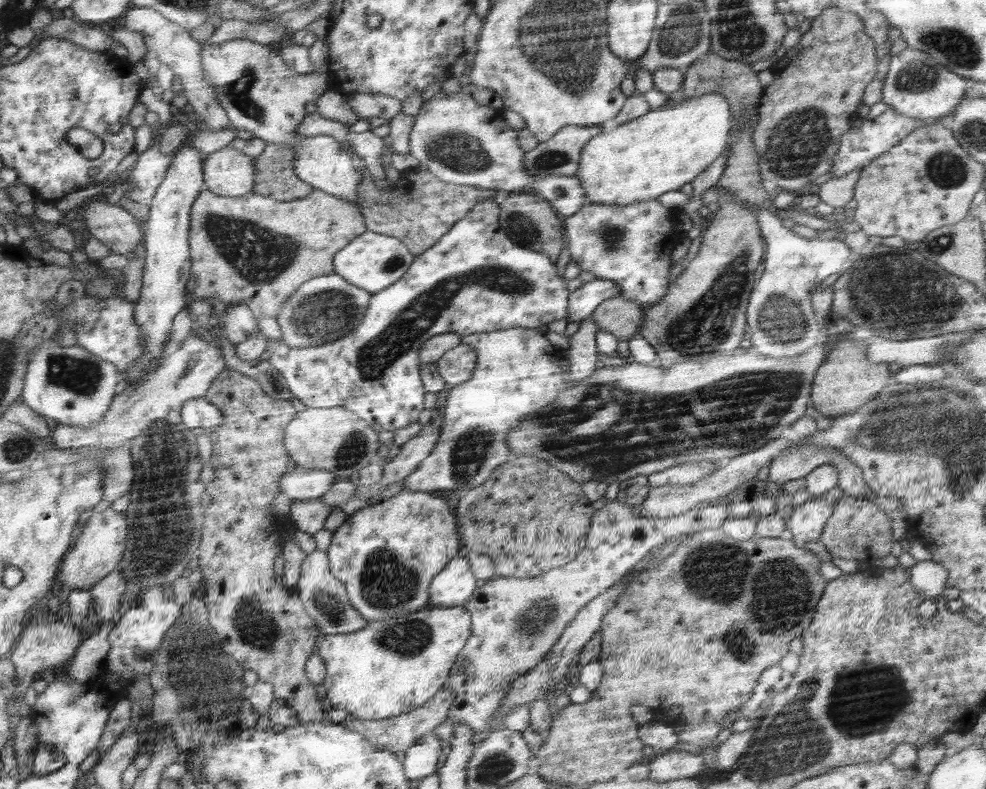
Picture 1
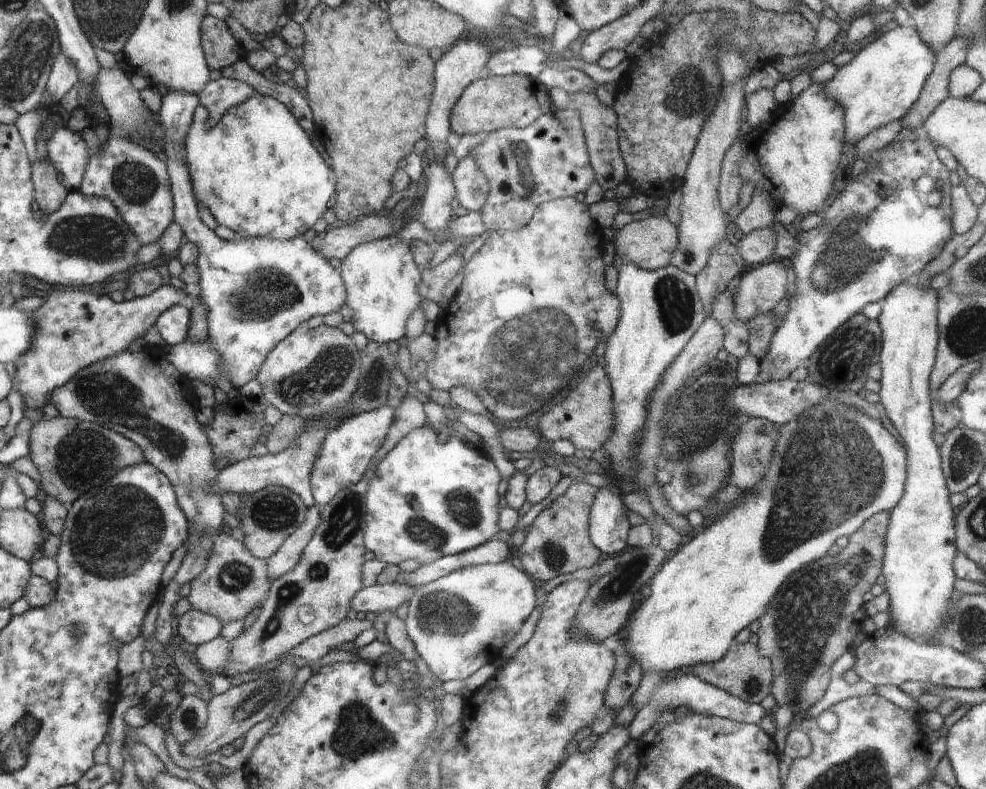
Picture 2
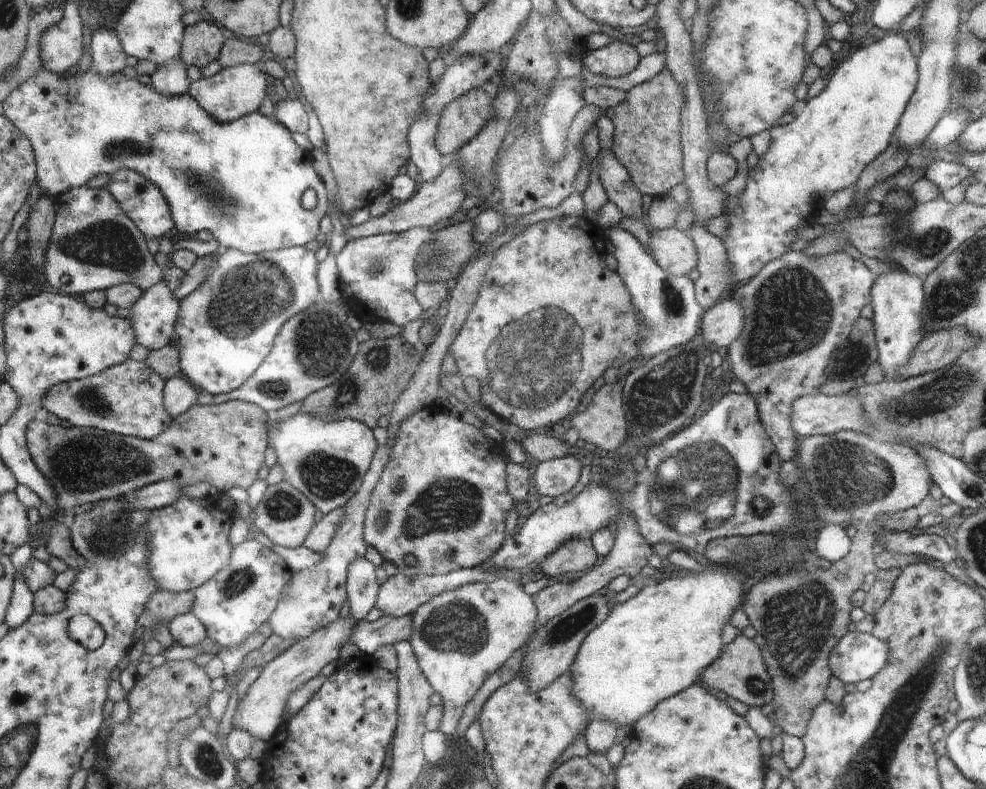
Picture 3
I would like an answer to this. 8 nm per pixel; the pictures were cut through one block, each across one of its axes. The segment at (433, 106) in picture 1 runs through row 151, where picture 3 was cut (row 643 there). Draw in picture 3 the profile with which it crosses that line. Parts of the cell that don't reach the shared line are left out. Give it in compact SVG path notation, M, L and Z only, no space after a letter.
M496 578L492 582L476 582L476 584L466 584L462 588L456 588L452 592L444 592L440 596L436 596L422 604L412 616L412 634L410 635L410 640L412 648L414 648L416 658L419 660L420 668L423 670L424 676L427 678L428 684L432 687L433 692L440 694L442 697L442 718L439 724L438 730L443 732L447 737L451 737L453 734L456 734L456 730L459 729L460 721L463 718L465 709L471 702L474 700L476 693L482 688L484 683L487 680L487 677L491 674L494 674L496 670L502 668L508 660L510 660L513 655L518 652L523 646L528 642L528 640L533 636L533 633L536 629L539 628L539 614L538 607L534 606L535 599L530 598L524 588L522 588L522 583L516 582L516 580L510 580L510 578Z

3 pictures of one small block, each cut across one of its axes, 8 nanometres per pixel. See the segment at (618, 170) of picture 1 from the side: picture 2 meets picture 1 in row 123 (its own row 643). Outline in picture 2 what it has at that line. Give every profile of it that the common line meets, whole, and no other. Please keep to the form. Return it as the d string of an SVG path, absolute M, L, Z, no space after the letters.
M836 399L824 401L823 404L812 406L801 418L788 422L787 425L778 427L780 446L776 446L776 462L772 462L772 470L768 470L768 478L756 486L752 494L746 496L746 500L740 506L734 506L730 512L726 512L722 518L718 514L718 520L714 524L706 523L704 530L693 530L693 538L687 544L681 544L678 552L666 562L665 566L652 578L650 584L652 594L649 598L641 598L638 603L636 614L631 616L631 621L622 630L623 641L630 652L631 657L636 661L644 673L656 672L662 676L670 674L670 670L682 668L682 666L693 666L697 663L712 663L720 661L728 655L728 650L732 646L738 635L755 621L758 621L768 610L768 606L774 601L776 592L780 586L802 566L827 556L830 547L841 537L850 537L857 533L873 516L884 511L892 511L903 499L906 493L906 482L908 479L908 459L907 447L904 446L904 438L900 442L884 428L880 420L871 418L862 410L854 406L844 405Z

